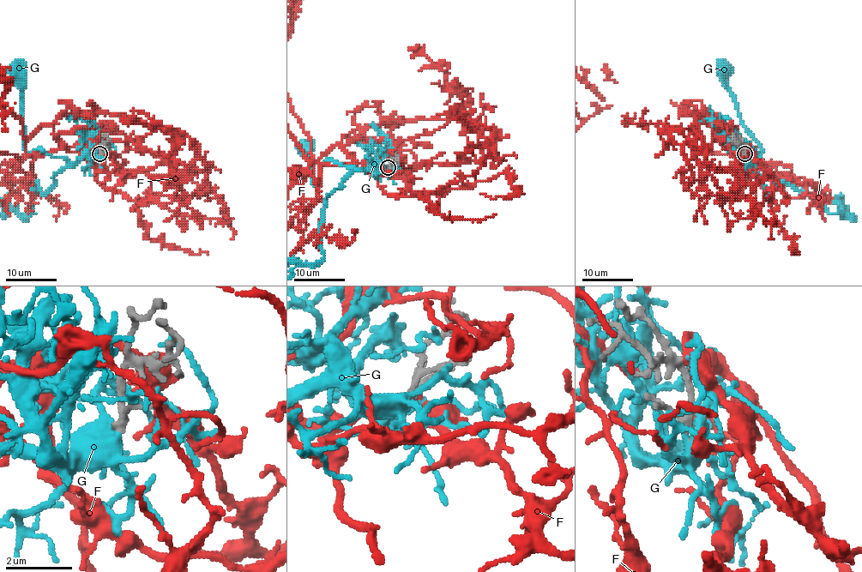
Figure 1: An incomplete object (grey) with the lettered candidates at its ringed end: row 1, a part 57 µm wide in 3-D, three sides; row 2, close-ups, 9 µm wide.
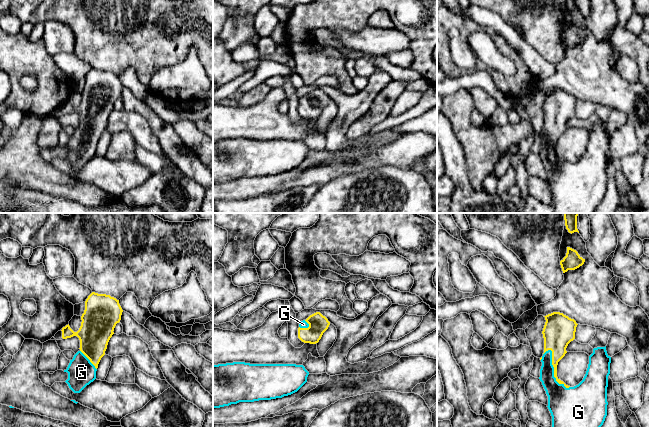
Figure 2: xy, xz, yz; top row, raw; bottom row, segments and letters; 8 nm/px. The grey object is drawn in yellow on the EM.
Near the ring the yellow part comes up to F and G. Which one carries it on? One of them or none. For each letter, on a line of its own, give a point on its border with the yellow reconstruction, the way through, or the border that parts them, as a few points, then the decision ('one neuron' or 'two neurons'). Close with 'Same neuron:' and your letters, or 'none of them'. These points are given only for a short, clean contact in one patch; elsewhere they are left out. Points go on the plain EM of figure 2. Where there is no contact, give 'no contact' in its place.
F: no contact; two neurons
G: meets yellow in yz at (554, 145); runs through yz (556, 114), (553, 128), (554, 145), (553, 162), (560, 175); one neuron
Same neuron: G

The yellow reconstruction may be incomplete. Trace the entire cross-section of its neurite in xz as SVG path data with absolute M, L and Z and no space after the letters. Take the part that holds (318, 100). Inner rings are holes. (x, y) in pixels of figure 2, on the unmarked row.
M316 88L299 98L298 114L304 119L316 120L329 101L328 95L320 88Z

